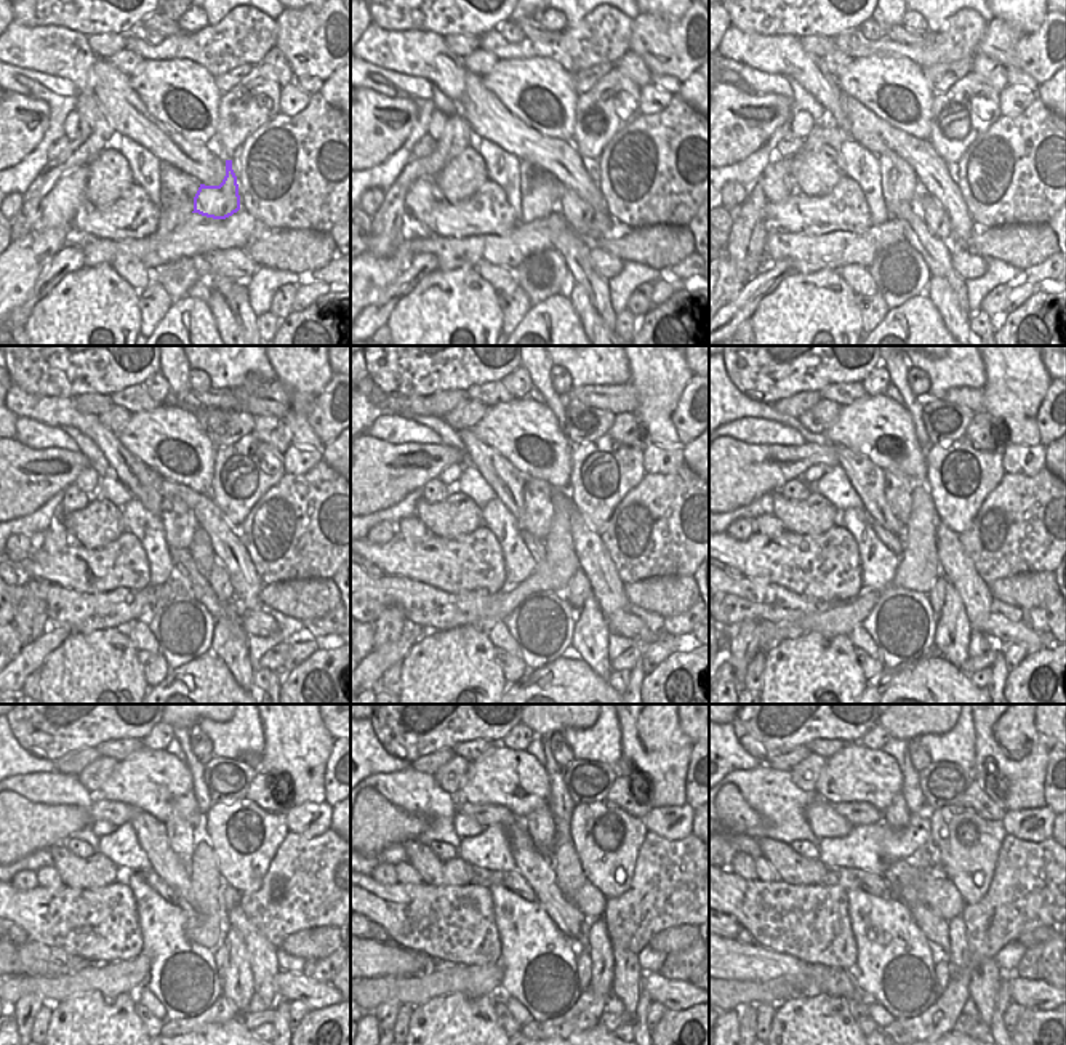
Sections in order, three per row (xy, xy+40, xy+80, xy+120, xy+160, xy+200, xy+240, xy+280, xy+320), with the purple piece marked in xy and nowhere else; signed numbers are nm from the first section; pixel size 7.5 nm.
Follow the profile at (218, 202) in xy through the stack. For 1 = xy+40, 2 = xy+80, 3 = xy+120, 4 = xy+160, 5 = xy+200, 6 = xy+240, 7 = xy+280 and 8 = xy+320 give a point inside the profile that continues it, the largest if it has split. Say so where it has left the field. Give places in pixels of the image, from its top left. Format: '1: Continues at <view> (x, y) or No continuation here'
1: Continues at xy+40 (578, 215)
2: Continues at xy+80 (937, 220)
3: Continues at xy+120 (218, 578)
4: Continues at xy+160 (578, 589)
5: Continues at xy+200 (937, 592)
6: Continues at xy+240 (221, 952)
7: Continues at xy+280 (583, 960)
8: Continues at xy+320 (943, 973)

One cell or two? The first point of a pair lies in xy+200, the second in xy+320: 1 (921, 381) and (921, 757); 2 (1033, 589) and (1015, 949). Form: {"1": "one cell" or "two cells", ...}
{"1": "one cell", "2": "two cells"}

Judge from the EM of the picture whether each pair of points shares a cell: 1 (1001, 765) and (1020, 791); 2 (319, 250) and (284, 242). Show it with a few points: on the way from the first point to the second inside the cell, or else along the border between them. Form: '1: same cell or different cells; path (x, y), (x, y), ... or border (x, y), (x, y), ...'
1: same cell; path (1007, 772), (1018, 784)
2: same cell; path (311, 250), (292, 250)

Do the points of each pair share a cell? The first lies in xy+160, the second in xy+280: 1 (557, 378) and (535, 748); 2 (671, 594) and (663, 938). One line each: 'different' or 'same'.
1: different
2: same

